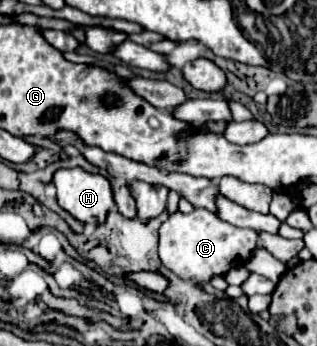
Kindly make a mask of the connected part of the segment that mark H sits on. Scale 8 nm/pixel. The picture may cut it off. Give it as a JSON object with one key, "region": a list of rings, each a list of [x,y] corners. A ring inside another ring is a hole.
{"region":[[[67,169],[67,171],[57,171],[53,175],[53,185],[57,187],[59,205],[81,223],[103,223],[107,211],[115,207],[111,183],[103,175],[95,175],[85,169]]]}

